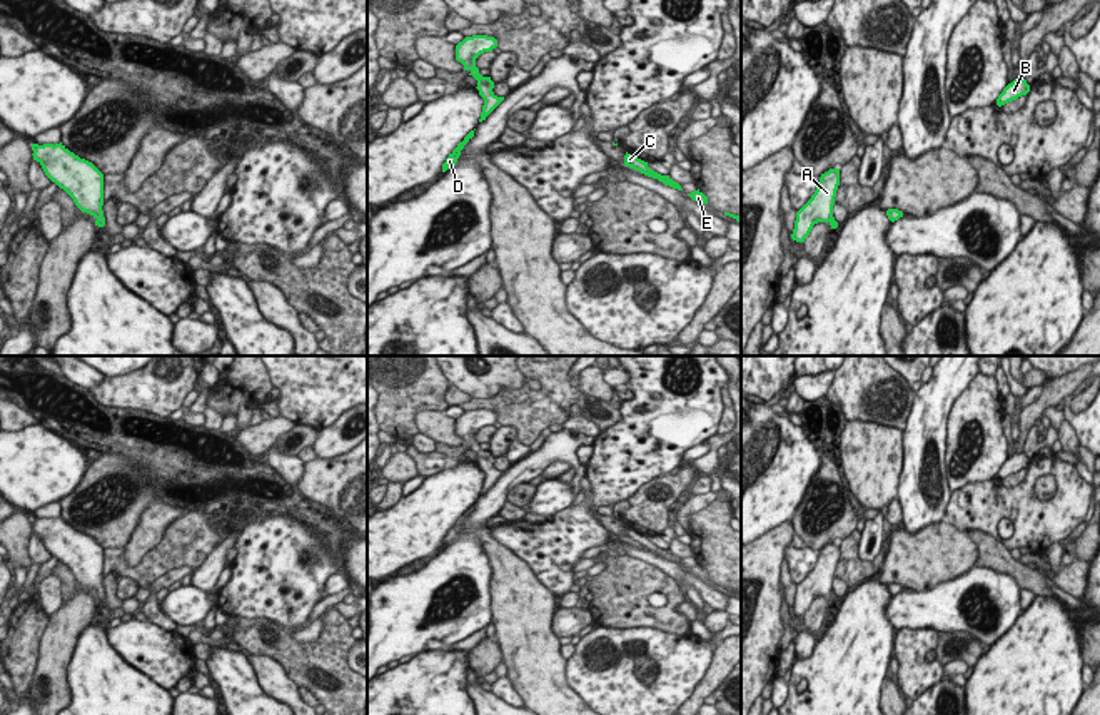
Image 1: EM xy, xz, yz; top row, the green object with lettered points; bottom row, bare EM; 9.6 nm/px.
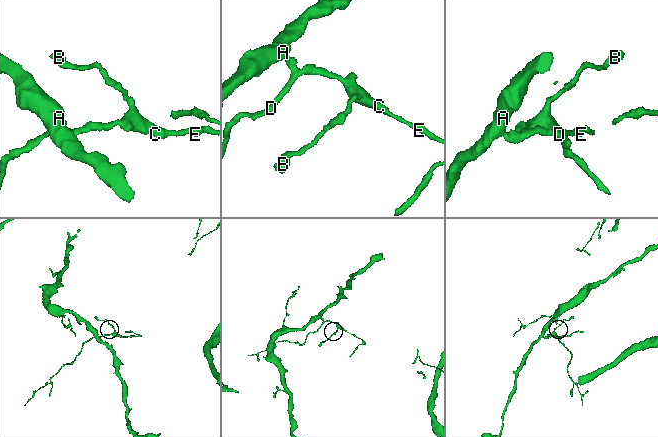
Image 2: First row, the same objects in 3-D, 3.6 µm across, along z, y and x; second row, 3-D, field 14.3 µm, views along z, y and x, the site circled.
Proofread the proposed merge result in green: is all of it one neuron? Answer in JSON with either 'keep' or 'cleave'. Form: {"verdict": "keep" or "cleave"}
{"verdict": "keep"}

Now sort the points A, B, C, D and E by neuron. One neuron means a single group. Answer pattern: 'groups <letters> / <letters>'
groups A B C D E

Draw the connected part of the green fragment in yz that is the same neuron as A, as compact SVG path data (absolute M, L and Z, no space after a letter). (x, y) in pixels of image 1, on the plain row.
M830 543L821 548L818 561L811 573L796 586L791 613L805 616L811 603L818 596L828 596L831 603L838 601L833 591L833 580L840 560L840 543Z

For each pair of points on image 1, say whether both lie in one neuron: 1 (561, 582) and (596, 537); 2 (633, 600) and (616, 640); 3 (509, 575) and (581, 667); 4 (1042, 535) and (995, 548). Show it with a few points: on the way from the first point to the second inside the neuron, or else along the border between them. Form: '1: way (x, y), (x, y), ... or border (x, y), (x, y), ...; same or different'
1: way (561, 568), (561, 562), (583, 540); same
2: border (600, 625), (613, 628), (660, 628); different
3: border (566, 660), (565, 682), (580, 697); different
4: border (967, 532), (985, 532), (999, 538), (1010, 550); different

